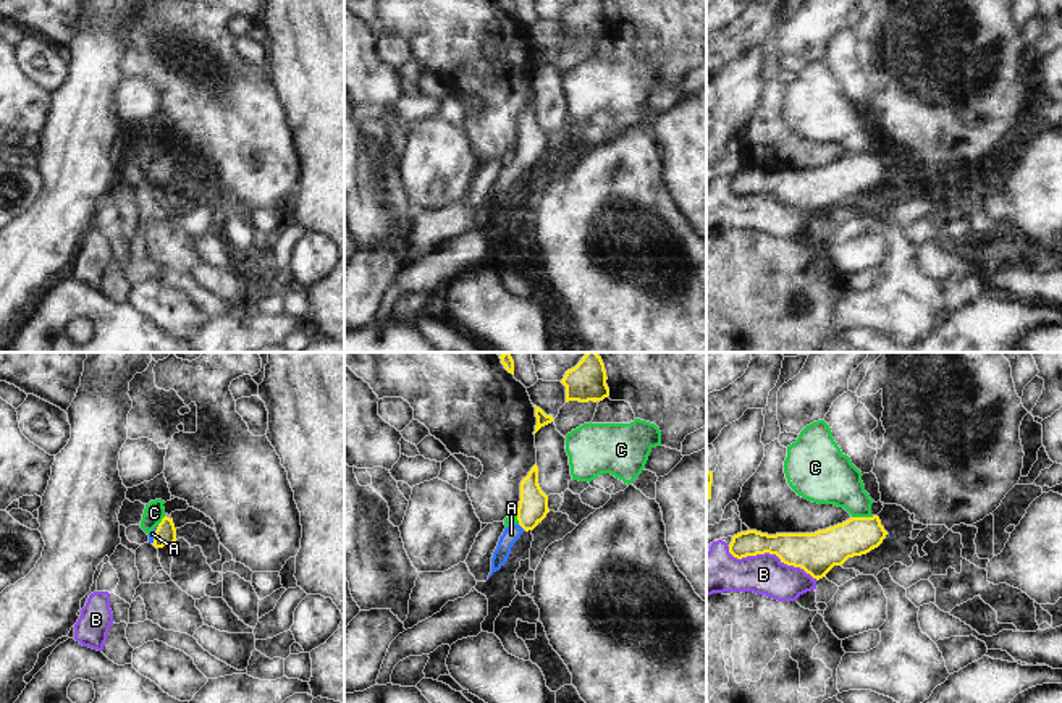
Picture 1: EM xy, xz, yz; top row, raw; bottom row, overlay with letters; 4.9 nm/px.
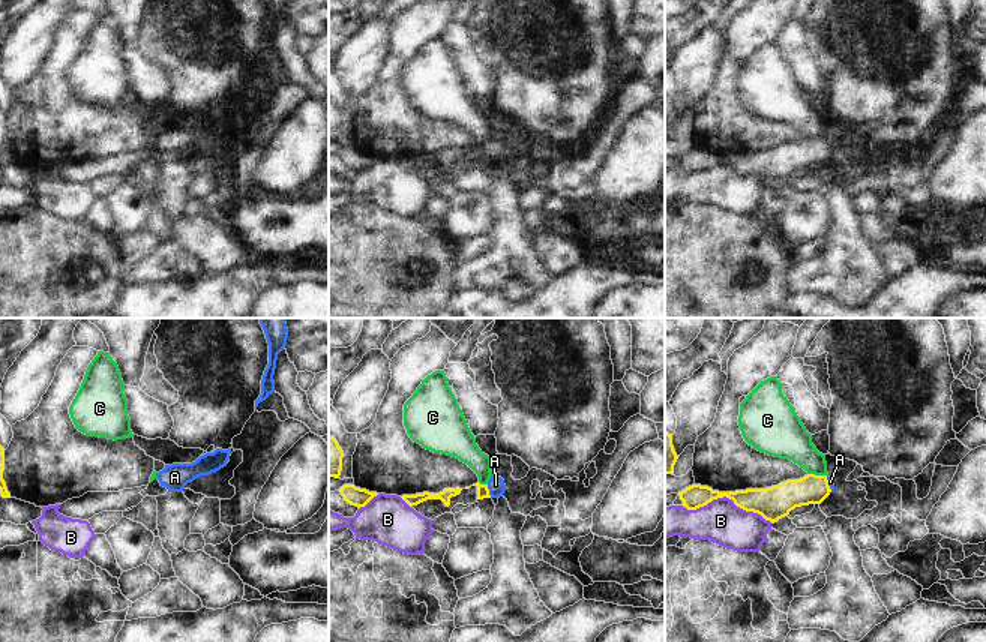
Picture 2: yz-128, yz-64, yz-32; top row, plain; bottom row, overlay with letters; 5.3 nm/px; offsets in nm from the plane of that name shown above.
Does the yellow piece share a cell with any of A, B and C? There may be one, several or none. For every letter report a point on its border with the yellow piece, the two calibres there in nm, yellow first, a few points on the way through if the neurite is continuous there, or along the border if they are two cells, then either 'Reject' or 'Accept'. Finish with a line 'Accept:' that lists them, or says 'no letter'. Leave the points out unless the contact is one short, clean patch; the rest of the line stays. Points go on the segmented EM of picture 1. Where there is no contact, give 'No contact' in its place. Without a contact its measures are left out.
A: Touches yellow at xz (522, 527). Thickness 140 nm (yellow) against 80 nm. Path across: xz (532, 508), (522, 527), (511, 534). Accept
B: Touches yellow at yz (771, 553). Thickness 220 nm (yellow) against 200 nm. Reject
C: Touches yellow at yz (862, 517). Thickness 200 nm (yellow) against 260 nm. Boundary: yz (873, 516), (852, 517). Reject
Accept: A.

